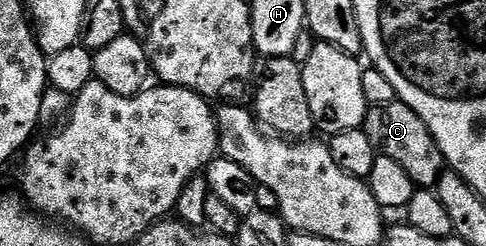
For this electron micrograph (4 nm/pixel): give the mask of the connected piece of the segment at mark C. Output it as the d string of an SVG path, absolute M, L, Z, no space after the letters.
M398 99L386 105L370 105L363 128L378 154L387 159L395 159L395 163L399 163L411 175L414 186L433 189L441 174L446 172L445 156L437 152L437 144L427 123L423 123L423 119L419 119L419 115L415 115L407 103Z

